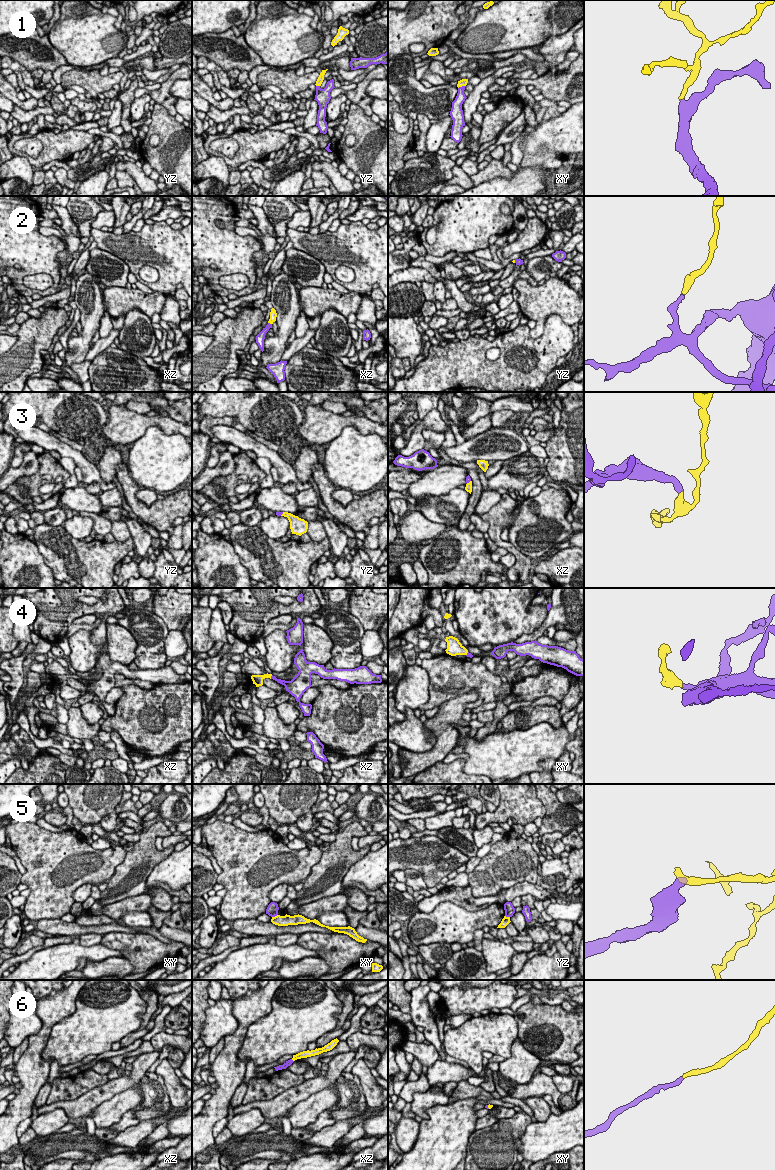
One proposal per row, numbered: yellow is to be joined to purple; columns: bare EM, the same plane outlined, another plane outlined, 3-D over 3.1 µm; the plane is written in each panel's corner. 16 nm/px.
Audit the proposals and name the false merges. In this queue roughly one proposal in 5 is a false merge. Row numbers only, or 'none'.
5

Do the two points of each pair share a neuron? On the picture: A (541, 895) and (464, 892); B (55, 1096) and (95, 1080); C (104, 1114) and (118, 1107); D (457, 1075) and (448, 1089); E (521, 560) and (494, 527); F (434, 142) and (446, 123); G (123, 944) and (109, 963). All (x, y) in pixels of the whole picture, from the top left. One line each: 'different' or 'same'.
A: same
B: same
C: same
D: different
E: same
F: same
G: different

